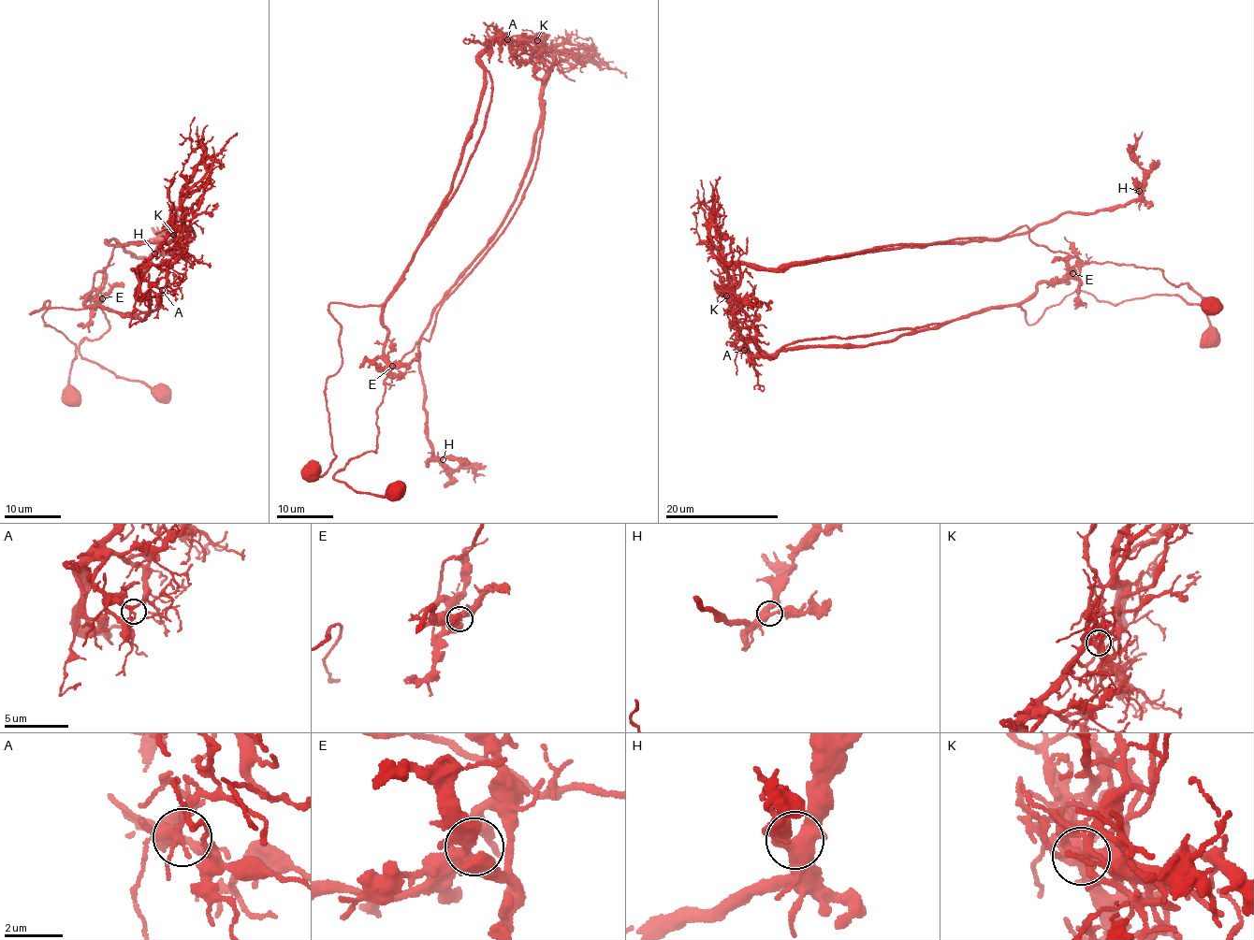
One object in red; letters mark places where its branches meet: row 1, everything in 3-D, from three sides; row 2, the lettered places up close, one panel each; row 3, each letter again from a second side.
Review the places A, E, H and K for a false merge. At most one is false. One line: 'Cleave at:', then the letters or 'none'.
Cleave at: K

